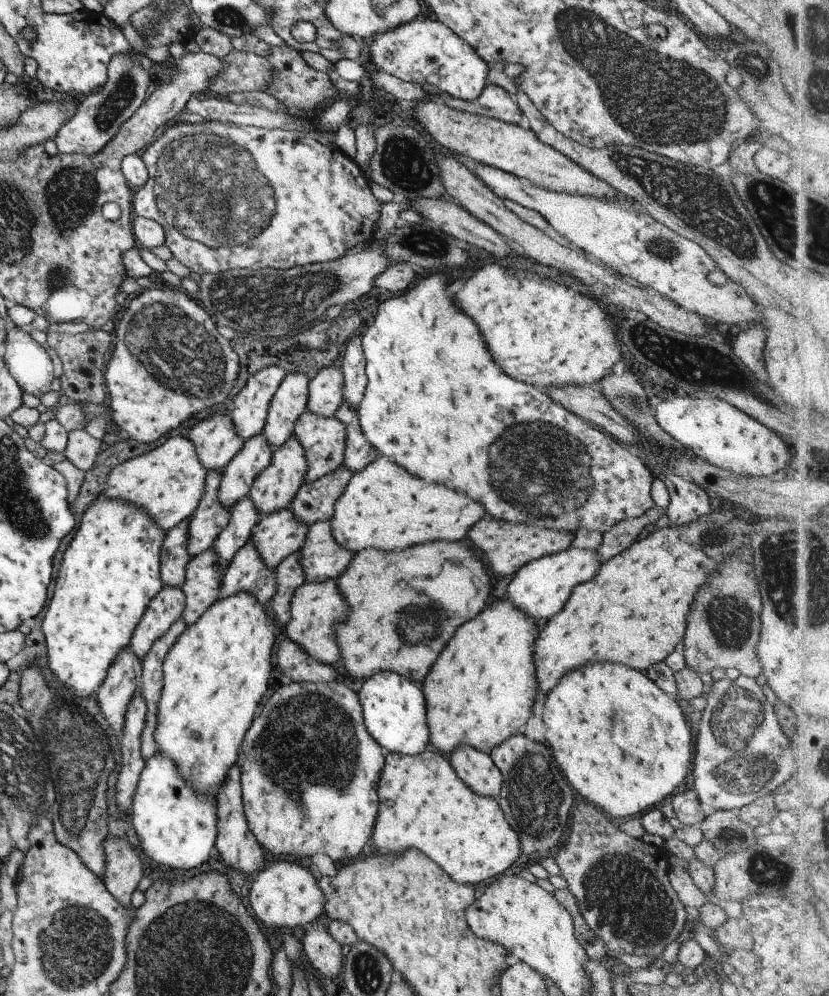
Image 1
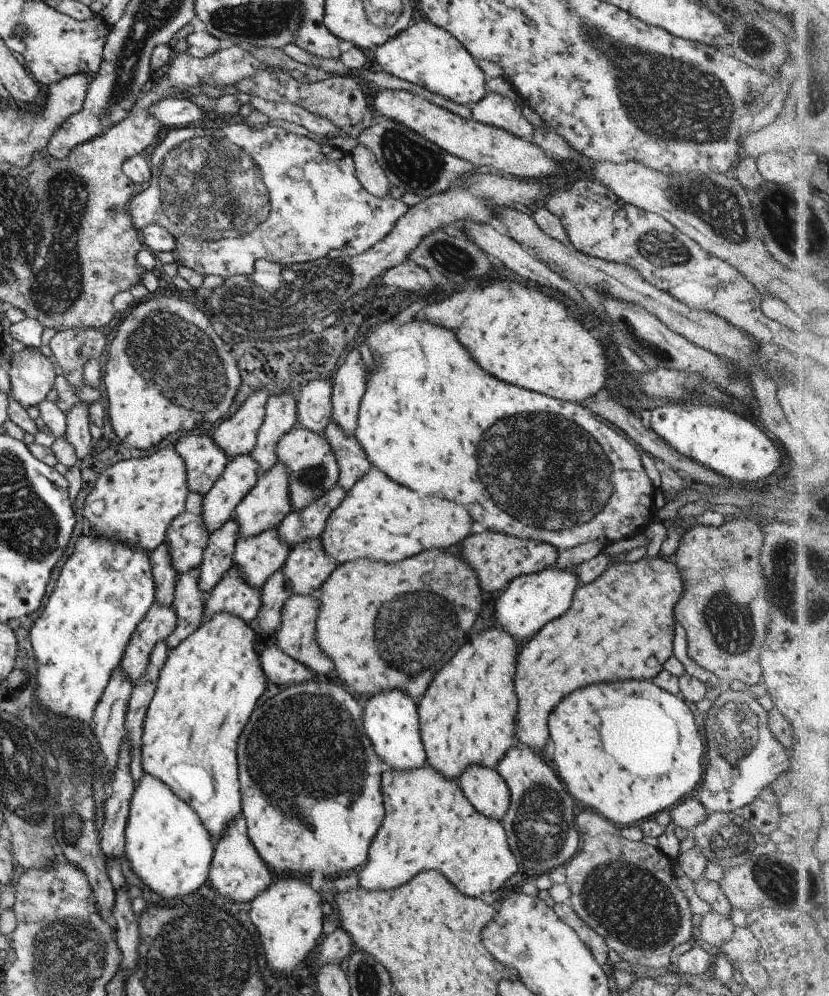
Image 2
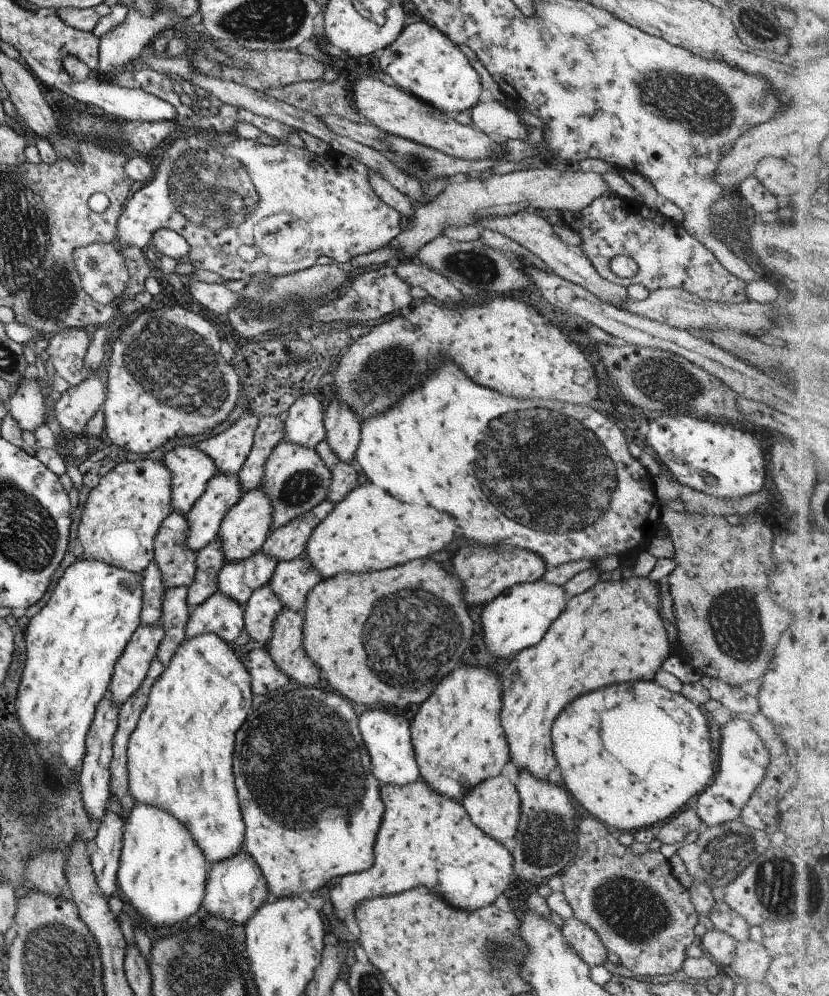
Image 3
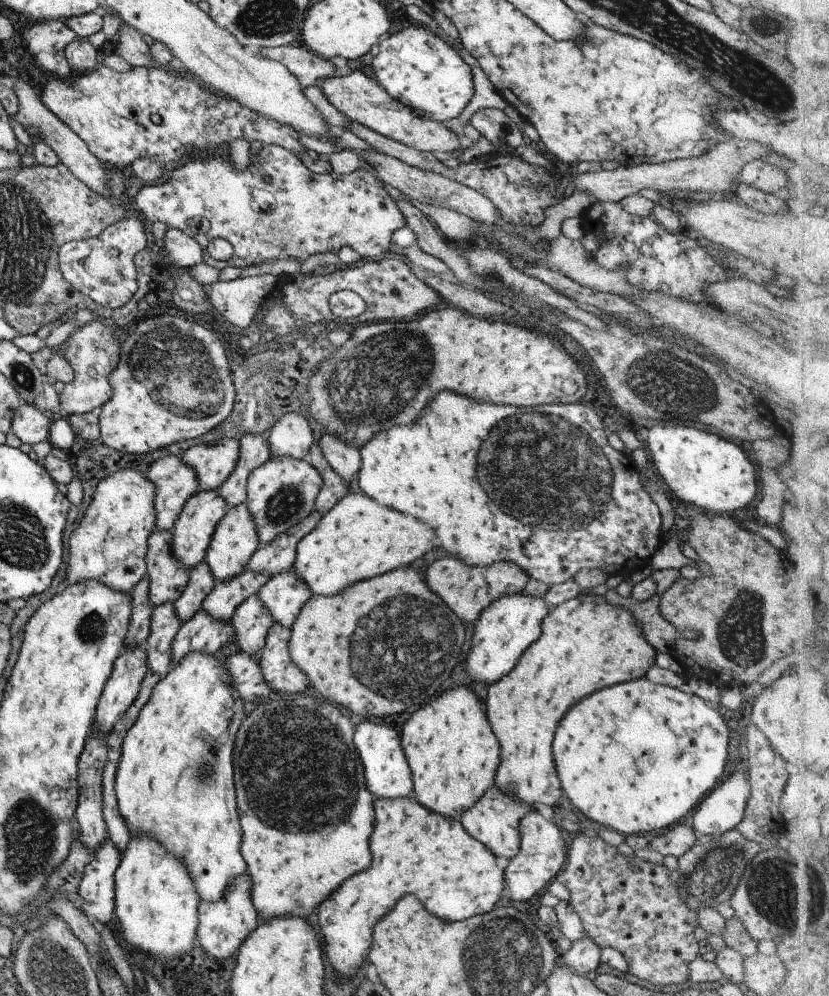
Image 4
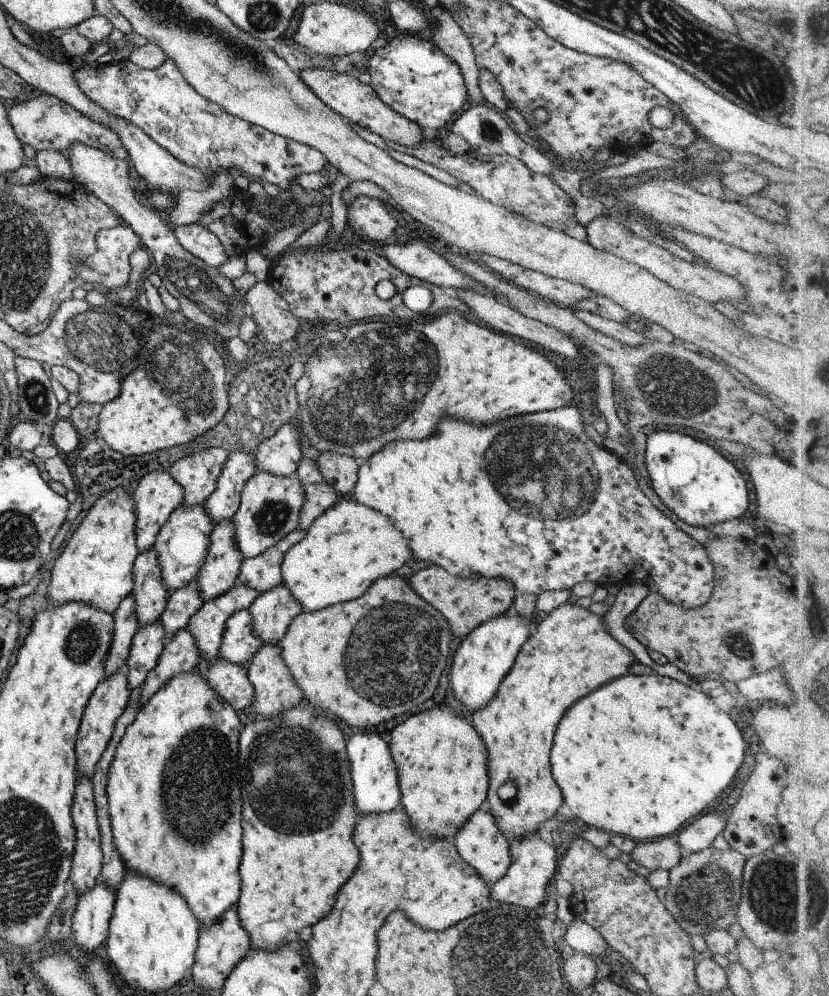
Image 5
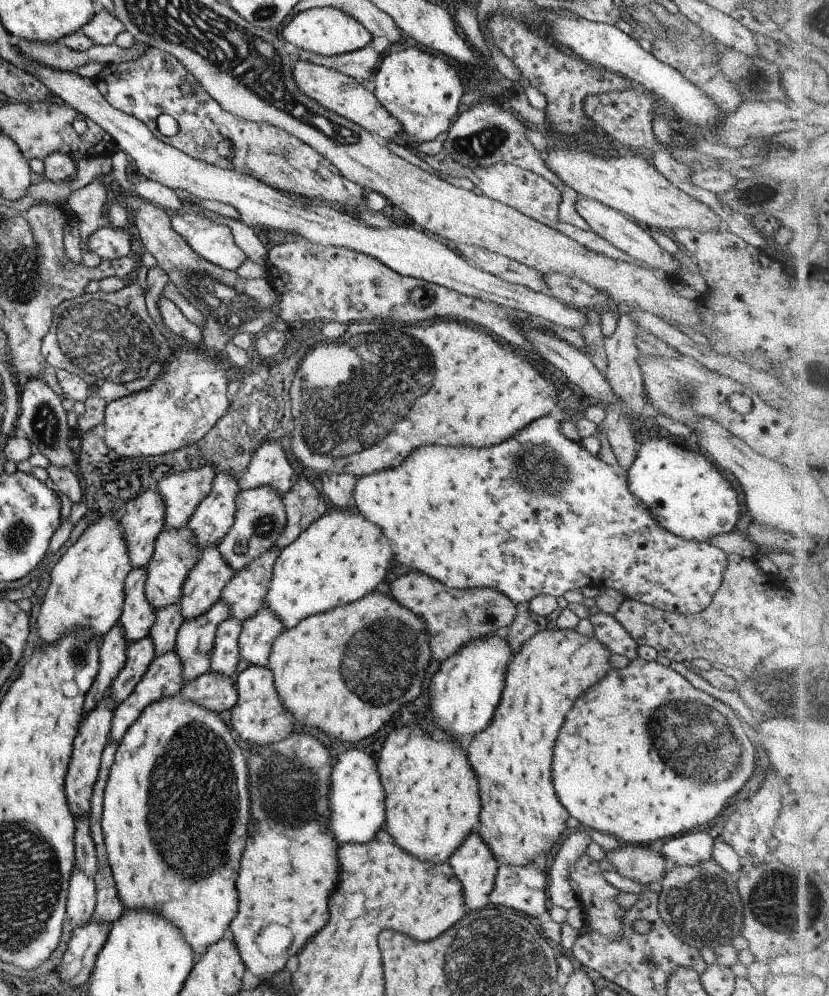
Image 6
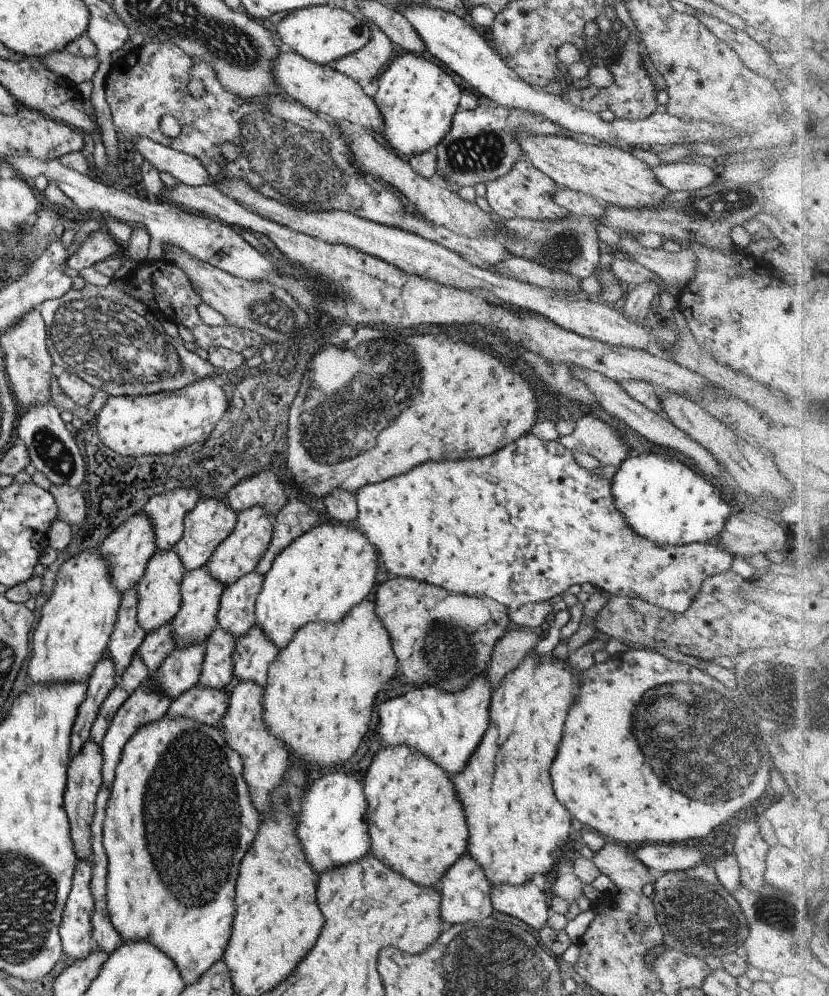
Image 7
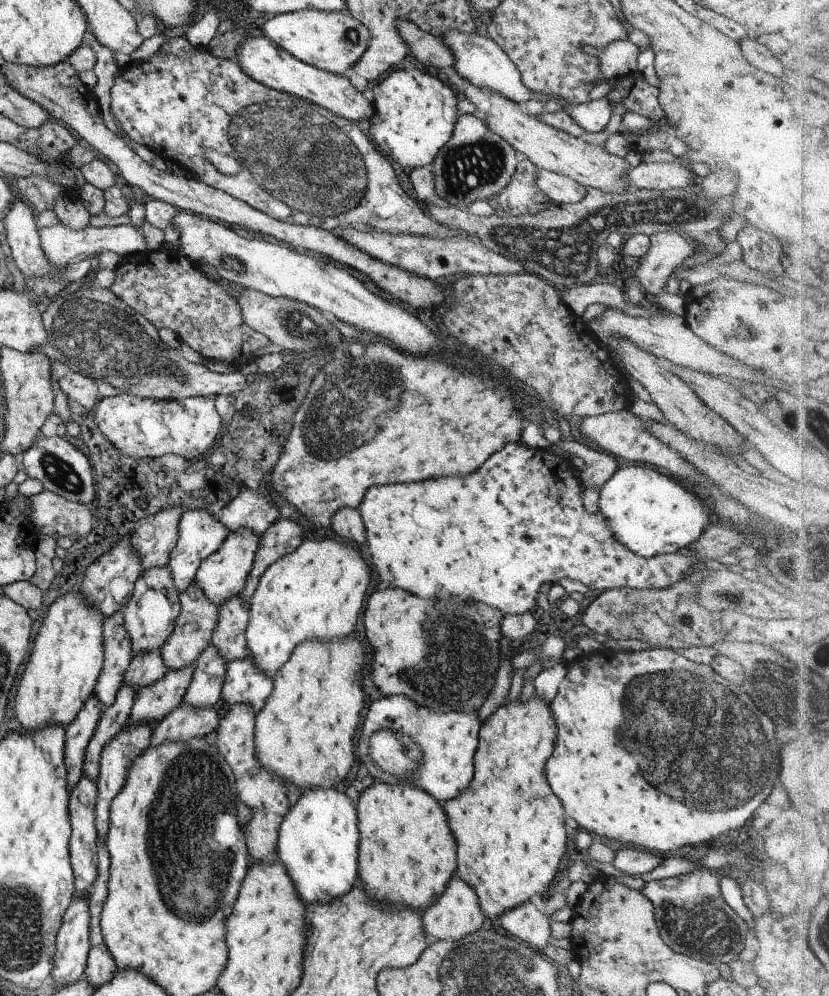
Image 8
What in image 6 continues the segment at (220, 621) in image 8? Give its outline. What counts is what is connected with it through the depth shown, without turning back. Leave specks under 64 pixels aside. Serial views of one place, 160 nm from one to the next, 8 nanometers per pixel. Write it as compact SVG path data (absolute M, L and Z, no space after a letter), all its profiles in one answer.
M271 547L227 581L219 602L227 603L230 618L243 622L261 608L272 577L272 564L279 553L277 547Z

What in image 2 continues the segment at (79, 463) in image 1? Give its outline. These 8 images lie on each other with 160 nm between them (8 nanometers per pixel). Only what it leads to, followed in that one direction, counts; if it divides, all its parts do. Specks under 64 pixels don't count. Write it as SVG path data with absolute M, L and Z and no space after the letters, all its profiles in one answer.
M78 402L72 409L64 413L66 418L66 429L64 438L73 447L74 453L79 461L88 457L92 450L91 435L89 435L88 406Z

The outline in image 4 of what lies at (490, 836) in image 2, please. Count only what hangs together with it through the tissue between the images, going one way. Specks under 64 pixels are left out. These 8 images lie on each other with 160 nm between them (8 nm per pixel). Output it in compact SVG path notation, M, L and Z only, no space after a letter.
M405 795L405 798L373 798L372 803L374 808L374 821L371 834L368 838L368 847L371 853L370 865L366 867L363 872L359 872L359 874L347 878L345 882L341 882L341 884L337 886L337 890L333 890L333 894L329 894L329 898L325 898L325 900L319 904L319 912L317 912L319 928L321 928L321 934L323 934L323 938L325 938L325 948L327 948L327 950L325 950L325 956L329 958L331 966L333 966L341 976L347 976L347 978L352 977L362 961L367 961L365 956L368 952L367 946L369 946L373 922L377 922L377 918L381 918L381 914L385 914L401 896L405 896L405 894L415 894L415 896L419 898L419 902L421 902L433 916L437 916L437 918L441 918L441 920L463 920L463 918L467 918L467 916L473 916L473 914L479 914L479 912L485 913L491 910L493 904L497 902L501 890L503 890L504 870L497 867L495 863L496 856L486 846L483 846L481 842L470 837L457 819L441 816L440 814L430 811L428 808L421 806L421 803L418 803L412 795Z

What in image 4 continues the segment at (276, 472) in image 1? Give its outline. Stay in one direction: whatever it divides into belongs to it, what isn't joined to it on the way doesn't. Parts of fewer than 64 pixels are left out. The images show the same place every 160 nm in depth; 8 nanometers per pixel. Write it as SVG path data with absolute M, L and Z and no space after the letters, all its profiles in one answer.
M239 503L228 507L223 518L216 524L204 561L210 568L213 578L220 581L233 578L233 575L239 574L245 569L250 556L258 546L260 546L260 542L252 514L248 511L245 503Z

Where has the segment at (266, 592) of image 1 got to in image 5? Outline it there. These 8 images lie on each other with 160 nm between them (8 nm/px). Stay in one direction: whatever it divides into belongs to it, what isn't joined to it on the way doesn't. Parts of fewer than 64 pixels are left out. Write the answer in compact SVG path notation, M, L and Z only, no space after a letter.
M187 629L178 630L164 642L155 668L147 673L140 692L140 706L174 674L202 668L202 660L193 635L190 635Z

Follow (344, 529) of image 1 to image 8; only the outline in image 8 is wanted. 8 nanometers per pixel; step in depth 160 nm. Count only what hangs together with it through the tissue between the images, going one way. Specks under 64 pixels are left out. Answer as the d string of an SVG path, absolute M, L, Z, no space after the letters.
M333 538L302 540L299 546L270 564L259 577L255 590L248 601L248 621L244 630L248 655L253 657L255 666L271 677L289 658L297 643L305 639L343 638L355 632L357 614L361 612L365 592L369 584L369 566L359 552Z

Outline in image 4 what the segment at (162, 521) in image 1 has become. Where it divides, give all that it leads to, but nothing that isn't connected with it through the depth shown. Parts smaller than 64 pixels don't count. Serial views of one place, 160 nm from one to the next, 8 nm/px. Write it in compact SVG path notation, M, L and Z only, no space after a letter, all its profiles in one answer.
M131 468L102 478L93 491L91 502L83 512L79 525L70 535L65 584L97 579L105 586L129 593L146 576L146 540L156 526L155 495L155 485L144 474Z

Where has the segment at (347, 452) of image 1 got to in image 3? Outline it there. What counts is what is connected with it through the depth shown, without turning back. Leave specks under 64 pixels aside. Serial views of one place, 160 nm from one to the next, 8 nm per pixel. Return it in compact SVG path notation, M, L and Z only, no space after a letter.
M325 439L319 441L314 446L314 449L331 473L331 480L325 499L335 504L343 500L343 497L357 486L358 468L355 466L355 462L340 461Z

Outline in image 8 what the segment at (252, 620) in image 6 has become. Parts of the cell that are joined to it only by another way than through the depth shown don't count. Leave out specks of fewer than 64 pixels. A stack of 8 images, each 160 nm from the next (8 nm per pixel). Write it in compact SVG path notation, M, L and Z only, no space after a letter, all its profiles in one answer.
M251 655L225 664L224 683L221 691L222 707L247 703L256 713L272 689L272 678L255 666Z

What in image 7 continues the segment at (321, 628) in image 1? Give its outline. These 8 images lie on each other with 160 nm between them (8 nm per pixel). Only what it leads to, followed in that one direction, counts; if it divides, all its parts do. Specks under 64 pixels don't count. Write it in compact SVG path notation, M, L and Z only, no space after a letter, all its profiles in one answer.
M234 682L228 688L228 707L219 722L228 745L241 757L244 766L242 777L261 818L271 808L270 792L282 781L282 774L289 764L283 742L265 726L262 719L263 690L253 682Z

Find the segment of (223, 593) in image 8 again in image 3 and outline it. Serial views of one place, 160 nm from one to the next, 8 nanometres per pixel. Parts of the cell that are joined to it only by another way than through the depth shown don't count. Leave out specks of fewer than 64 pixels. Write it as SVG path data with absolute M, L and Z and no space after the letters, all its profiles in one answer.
M281 439L264 462L264 473L259 484L272 506L271 528L284 525L317 506L317 503L326 498L330 480L331 473L314 448Z

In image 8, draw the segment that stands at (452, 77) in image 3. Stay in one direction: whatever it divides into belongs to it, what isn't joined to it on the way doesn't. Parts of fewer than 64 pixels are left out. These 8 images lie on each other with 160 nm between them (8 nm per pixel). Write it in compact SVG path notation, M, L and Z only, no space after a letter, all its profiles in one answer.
M403 68L403 69L396 69L393 70L385 78L382 82L379 82L379 84L372 86L372 92L373 92L373 98L372 98L372 109L373 114L368 118L368 132L369 136L371 136L371 140L373 140L373 144L375 144L375 147L381 154L385 154L389 160L391 160L391 163L393 163L397 168L401 166L403 168L403 171L411 170L412 168L417 167L423 167L425 165L429 165L432 161L432 158L435 156L435 153L451 138L451 133L454 127L454 122L456 121L456 118L459 115L459 110L455 108L456 101L455 96L453 95L453 92L451 91L451 88L447 86L447 84L443 84L441 80L437 79L435 76L432 76L429 72L427 72L427 69L424 68Z

